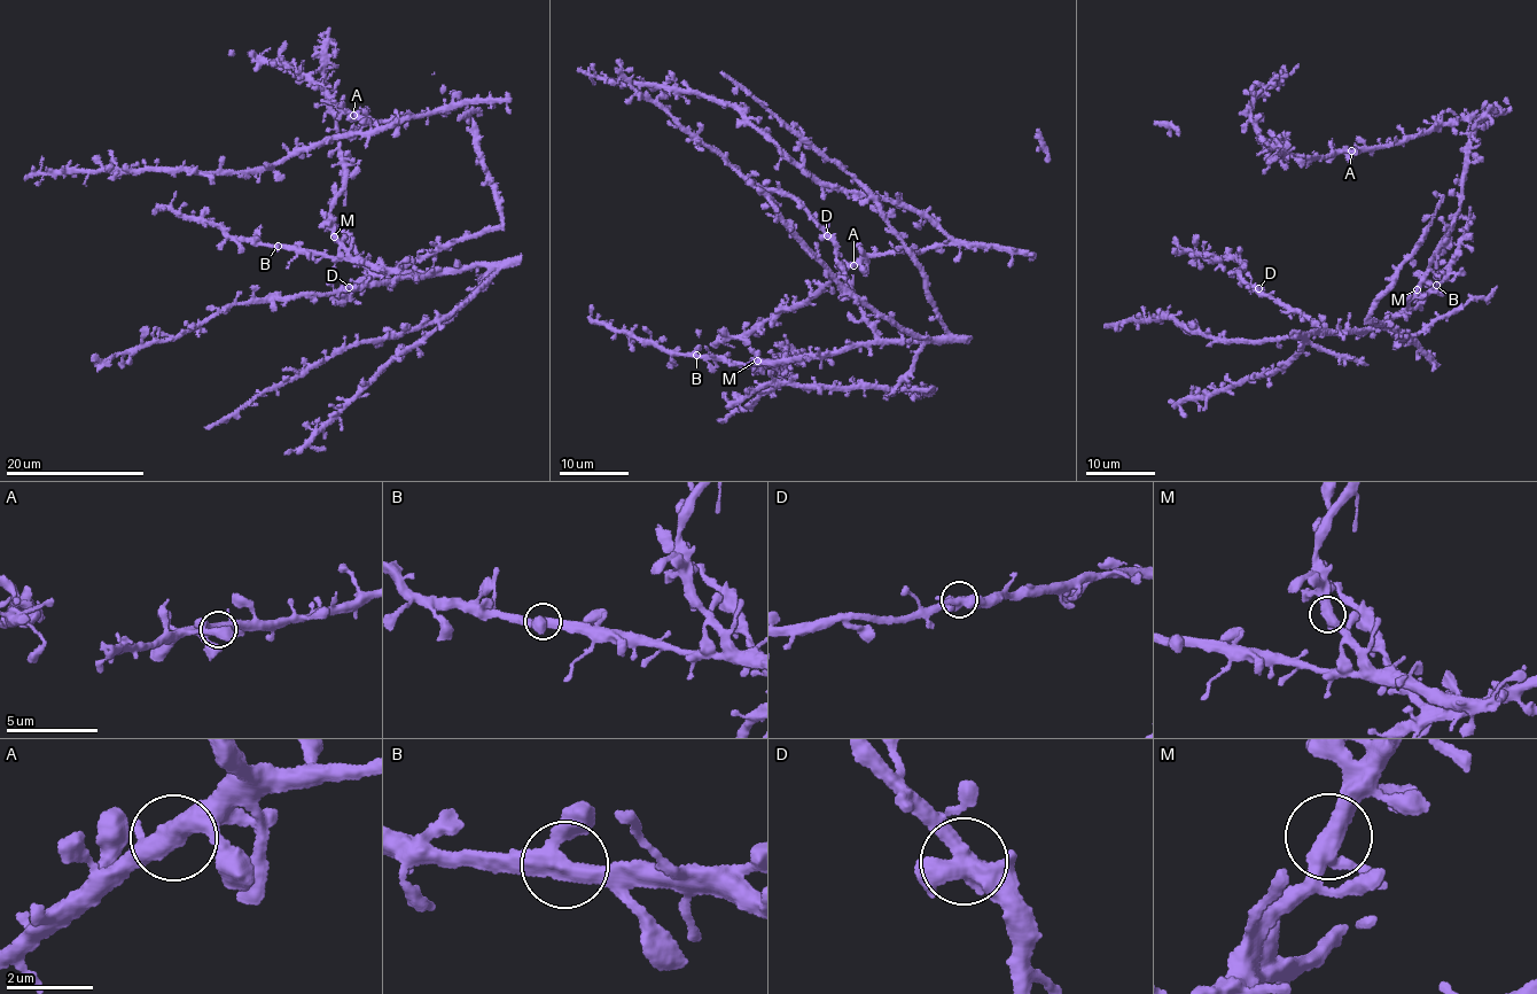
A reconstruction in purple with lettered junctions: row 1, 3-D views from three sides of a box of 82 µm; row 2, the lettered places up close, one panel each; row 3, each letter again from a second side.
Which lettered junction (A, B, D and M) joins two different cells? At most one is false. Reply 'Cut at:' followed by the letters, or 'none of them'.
Cut at: none of them

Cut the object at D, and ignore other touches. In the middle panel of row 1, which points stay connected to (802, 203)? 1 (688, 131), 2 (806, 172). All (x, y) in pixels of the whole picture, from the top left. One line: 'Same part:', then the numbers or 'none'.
Same part: 1

